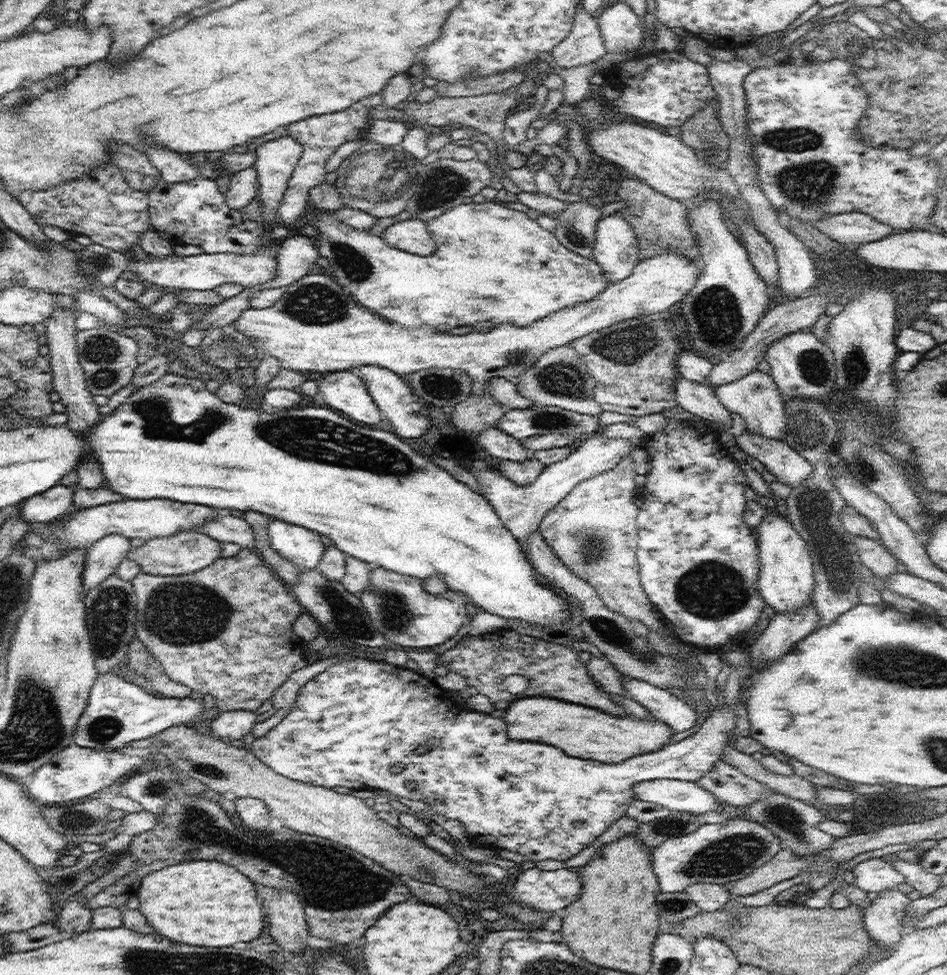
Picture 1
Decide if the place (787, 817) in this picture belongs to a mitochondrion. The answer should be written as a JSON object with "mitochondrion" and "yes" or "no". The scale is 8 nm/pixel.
{"mitochondrion":"yes"}

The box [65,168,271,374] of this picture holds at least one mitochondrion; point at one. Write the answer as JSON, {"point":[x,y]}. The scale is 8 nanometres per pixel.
{"point":[97,262]}

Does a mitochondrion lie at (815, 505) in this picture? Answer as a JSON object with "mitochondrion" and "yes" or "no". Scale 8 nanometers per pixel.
{"mitochondrion":"yes"}

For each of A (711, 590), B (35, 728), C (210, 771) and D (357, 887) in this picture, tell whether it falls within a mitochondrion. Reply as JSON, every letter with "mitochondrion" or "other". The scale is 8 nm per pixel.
{"A":"mitochondrion","B":"mitochondrion","C":"mitochondrion","D":"mitochondrion"}

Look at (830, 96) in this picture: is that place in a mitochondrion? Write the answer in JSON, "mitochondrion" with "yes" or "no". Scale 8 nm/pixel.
{"mitochondrion":"no"}

